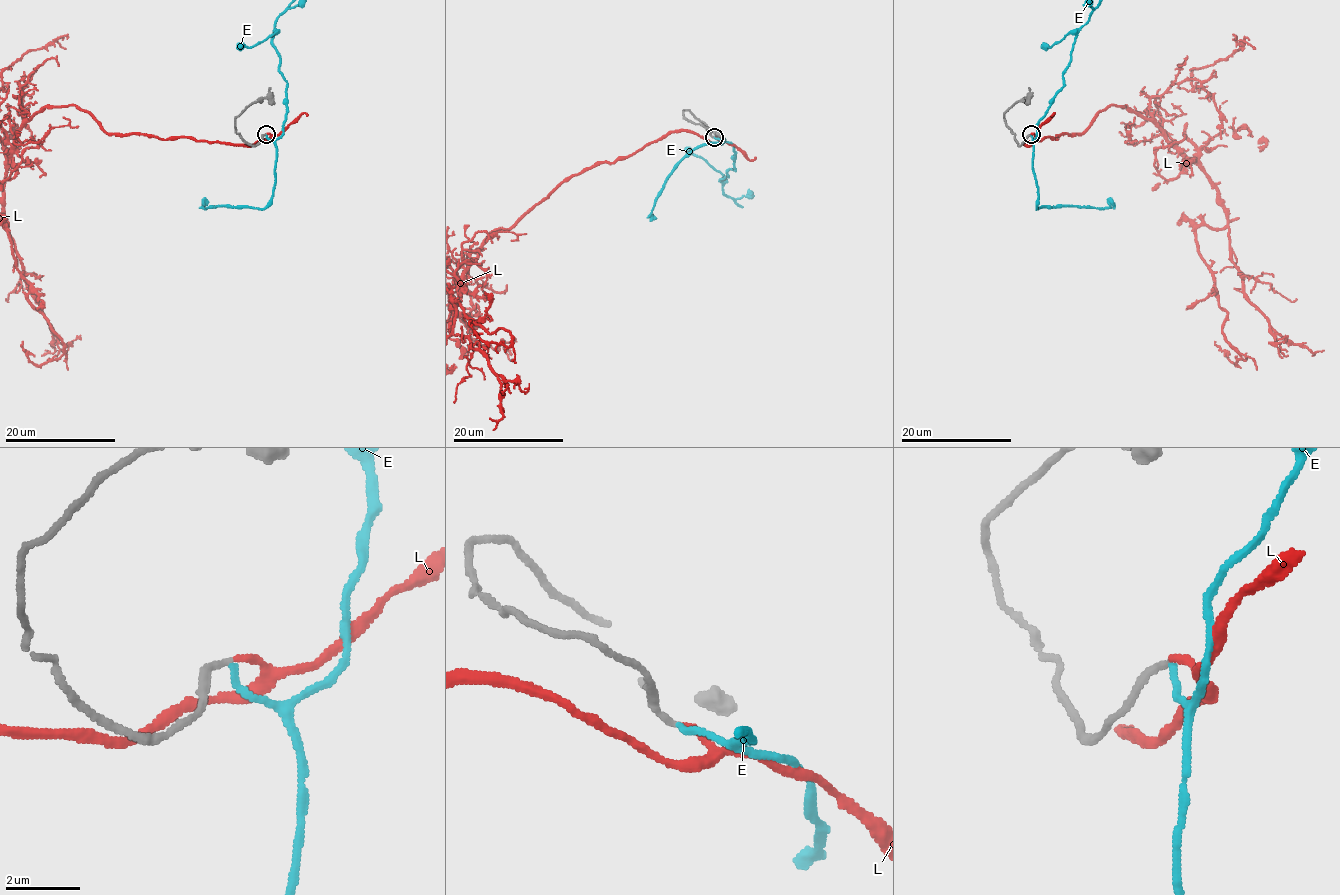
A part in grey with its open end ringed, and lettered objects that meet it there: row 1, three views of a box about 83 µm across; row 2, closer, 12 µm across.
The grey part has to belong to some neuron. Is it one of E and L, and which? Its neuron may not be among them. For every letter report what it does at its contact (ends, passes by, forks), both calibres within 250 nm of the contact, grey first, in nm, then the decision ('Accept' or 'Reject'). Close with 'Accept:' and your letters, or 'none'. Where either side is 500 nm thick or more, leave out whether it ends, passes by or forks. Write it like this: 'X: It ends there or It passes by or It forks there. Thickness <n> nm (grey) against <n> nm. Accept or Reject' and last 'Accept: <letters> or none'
E: It ends there. Thickness 170 nm (grey) against 170 nm. Reject
L: It ends there. Thickness 170 nm (grey) against 170 nm. Accept
Accept: L

